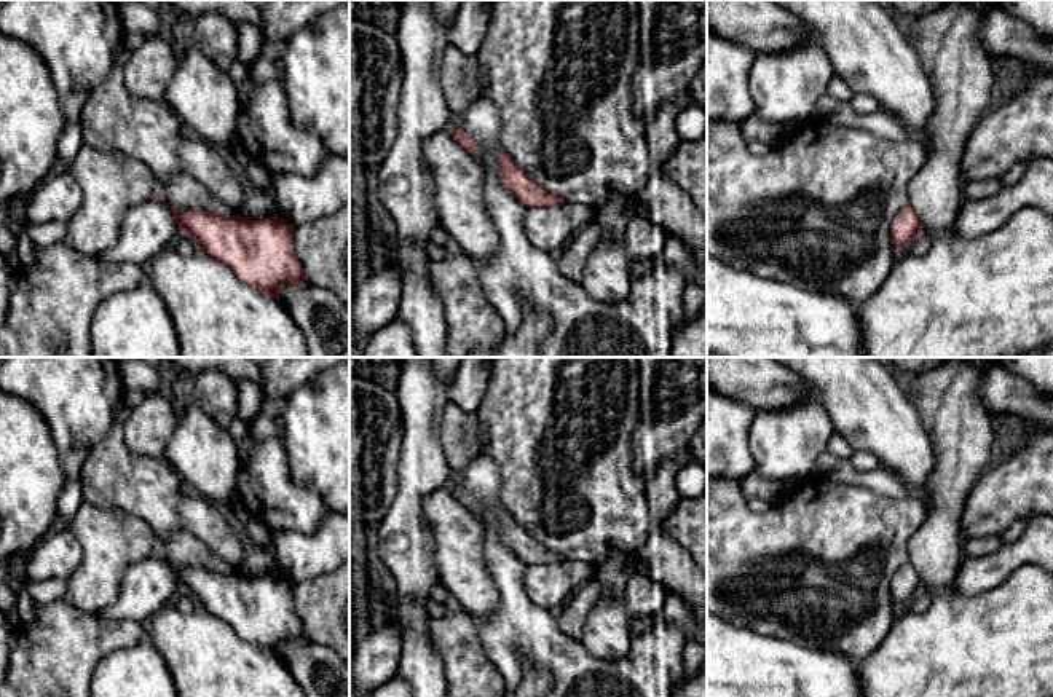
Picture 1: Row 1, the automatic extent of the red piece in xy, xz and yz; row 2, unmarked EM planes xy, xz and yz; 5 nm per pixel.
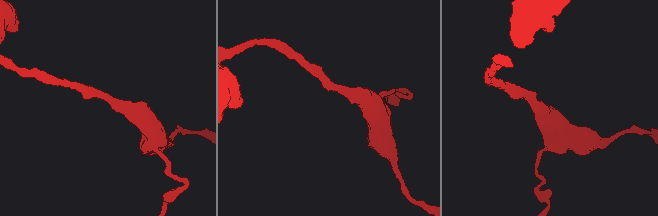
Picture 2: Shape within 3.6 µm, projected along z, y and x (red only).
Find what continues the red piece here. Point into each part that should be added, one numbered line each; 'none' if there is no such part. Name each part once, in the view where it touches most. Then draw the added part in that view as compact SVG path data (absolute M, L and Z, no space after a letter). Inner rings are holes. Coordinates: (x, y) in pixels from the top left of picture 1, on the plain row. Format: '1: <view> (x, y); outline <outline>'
none

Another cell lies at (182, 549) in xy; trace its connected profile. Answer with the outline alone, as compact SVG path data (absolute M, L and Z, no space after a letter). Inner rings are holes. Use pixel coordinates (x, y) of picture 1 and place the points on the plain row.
M177 531L160 544L166 560L177 568L207 568L223 569L223 563L217 558L198 538L188 531Z

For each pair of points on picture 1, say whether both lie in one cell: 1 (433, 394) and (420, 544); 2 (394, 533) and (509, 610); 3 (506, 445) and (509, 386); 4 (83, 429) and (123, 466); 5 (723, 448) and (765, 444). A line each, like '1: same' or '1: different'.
1: same
2: different
3: same
4: different
5: different

